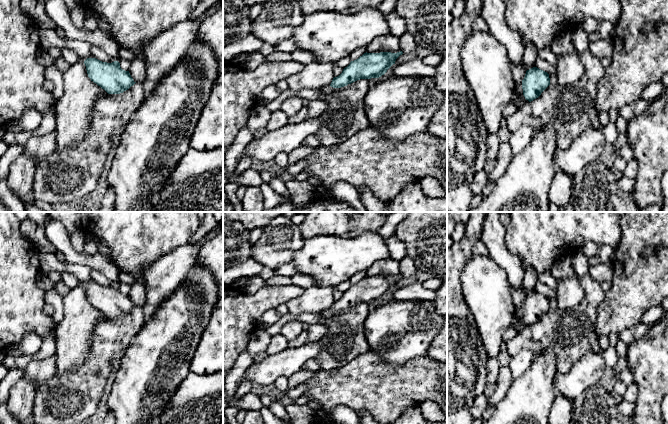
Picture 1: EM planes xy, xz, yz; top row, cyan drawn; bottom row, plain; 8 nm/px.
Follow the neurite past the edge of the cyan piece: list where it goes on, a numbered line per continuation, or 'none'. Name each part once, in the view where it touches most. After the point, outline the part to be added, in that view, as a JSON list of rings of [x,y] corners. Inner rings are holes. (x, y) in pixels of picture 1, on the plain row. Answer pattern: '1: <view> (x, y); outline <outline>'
none

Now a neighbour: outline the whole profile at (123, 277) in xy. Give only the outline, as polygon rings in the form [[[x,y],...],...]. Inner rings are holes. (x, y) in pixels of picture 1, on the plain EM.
[[[120,272],[117,280],[118,282],[116,283],[116,285],[119,285],[120,283],[133,285],[134,283],[136,283],[135,277],[126,272]]]

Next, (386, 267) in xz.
[[[391,258],[382,259],[373,263],[367,270],[367,277],[380,277],[380,276],[400,276],[399,262]]]

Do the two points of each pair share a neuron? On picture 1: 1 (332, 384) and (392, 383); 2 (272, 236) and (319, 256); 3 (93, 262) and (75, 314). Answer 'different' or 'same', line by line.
1: same
2: different
3: different

